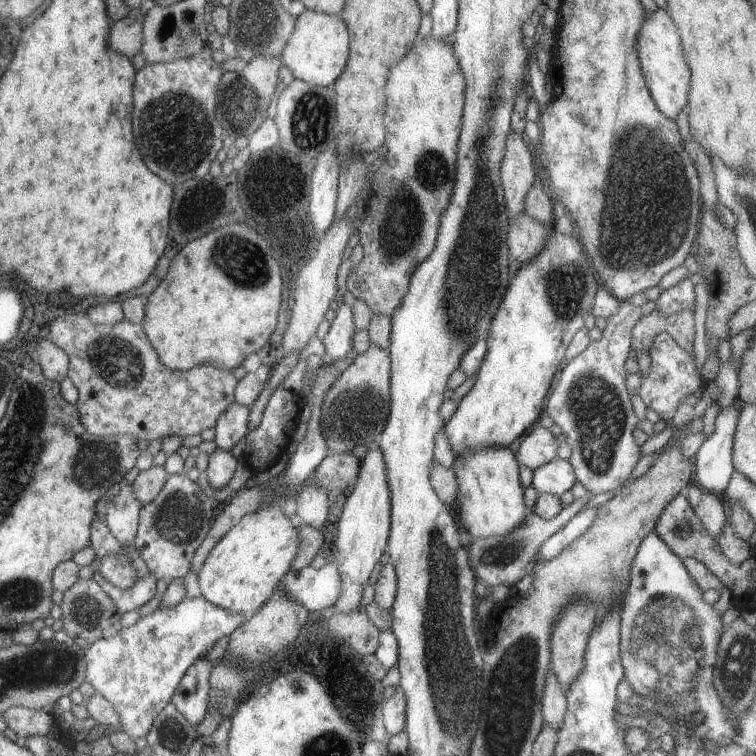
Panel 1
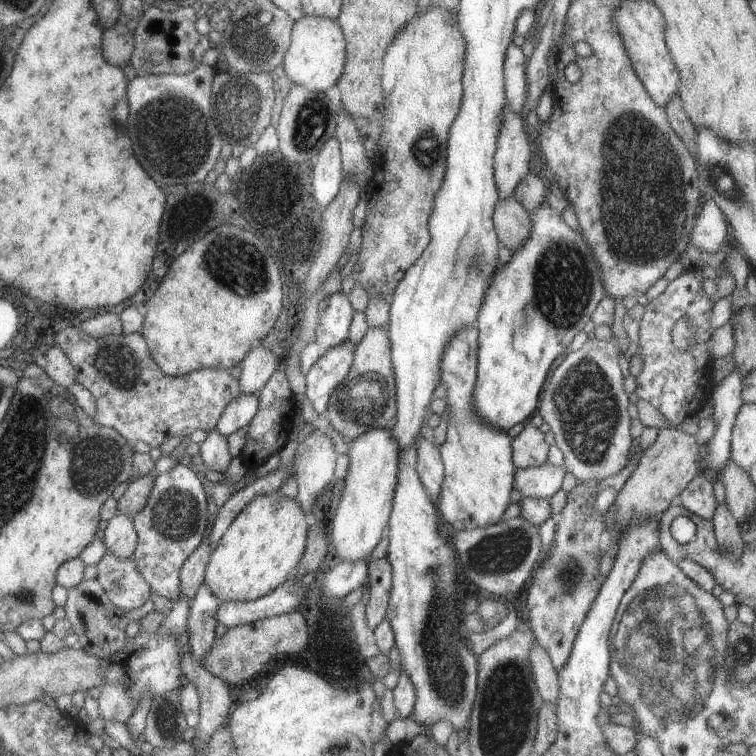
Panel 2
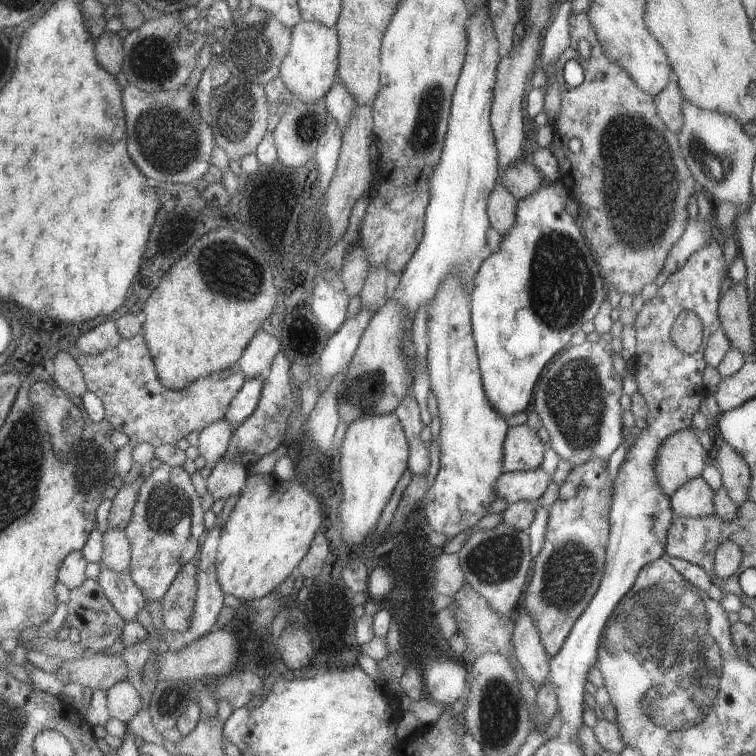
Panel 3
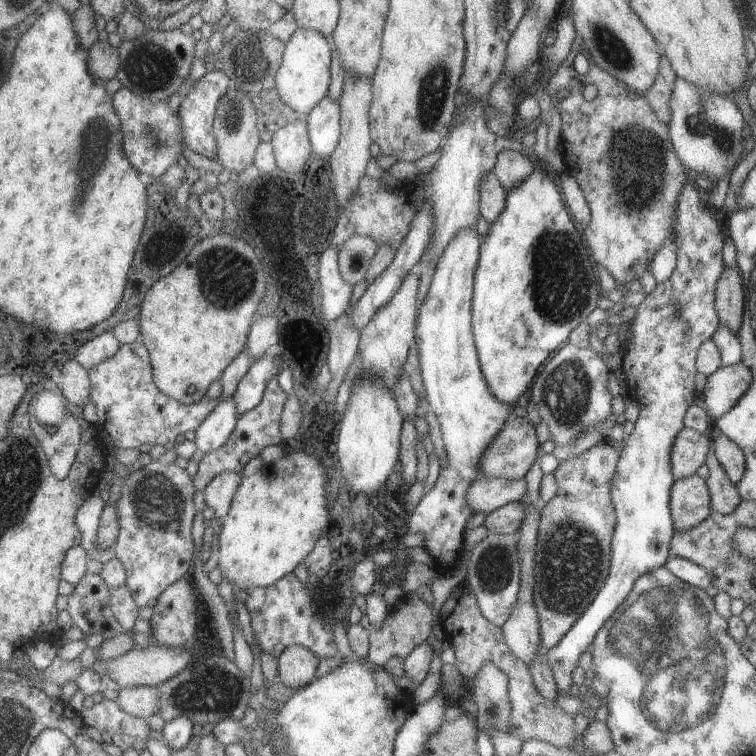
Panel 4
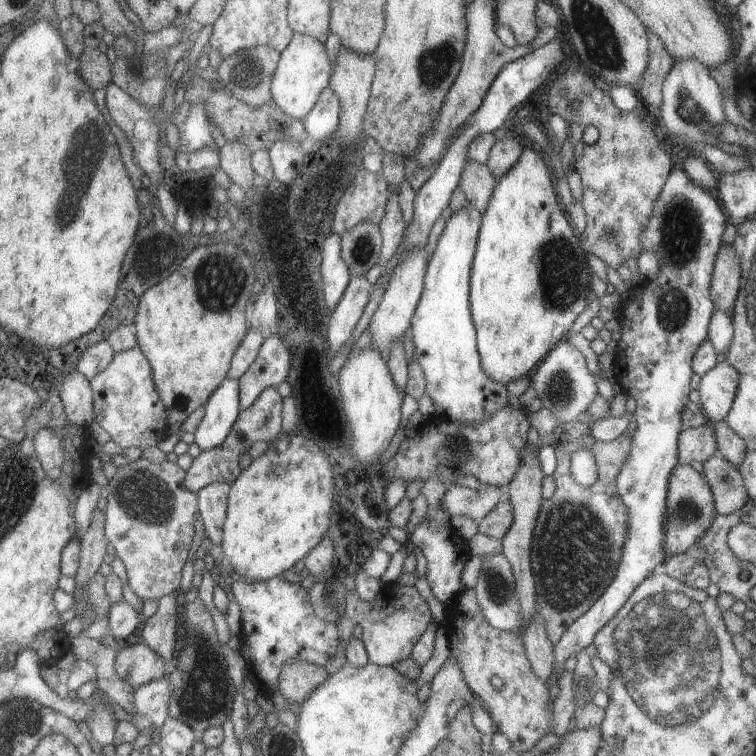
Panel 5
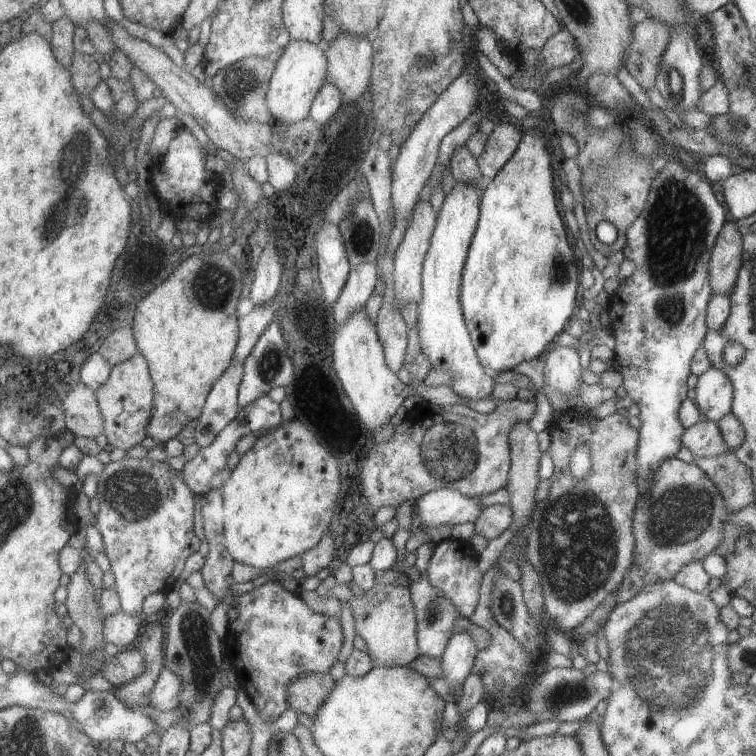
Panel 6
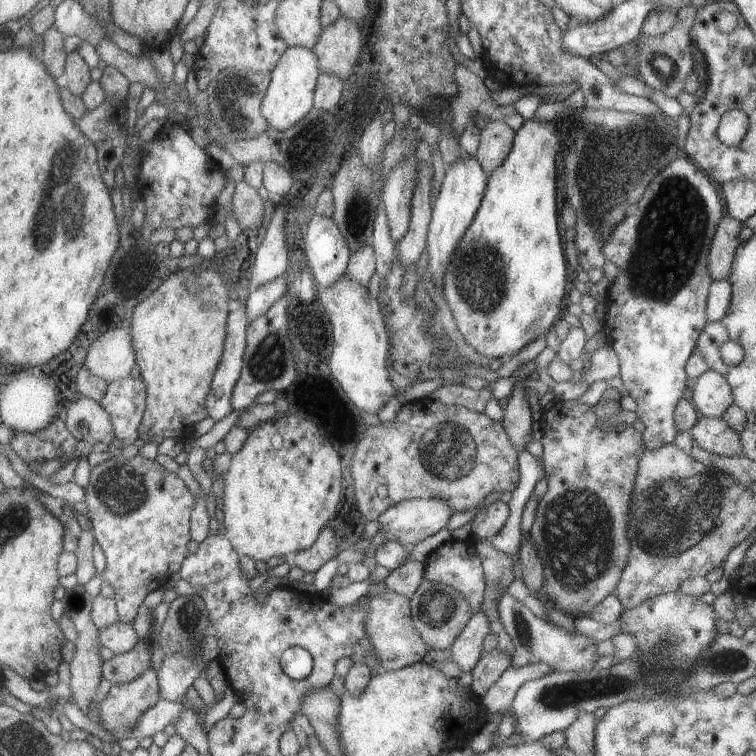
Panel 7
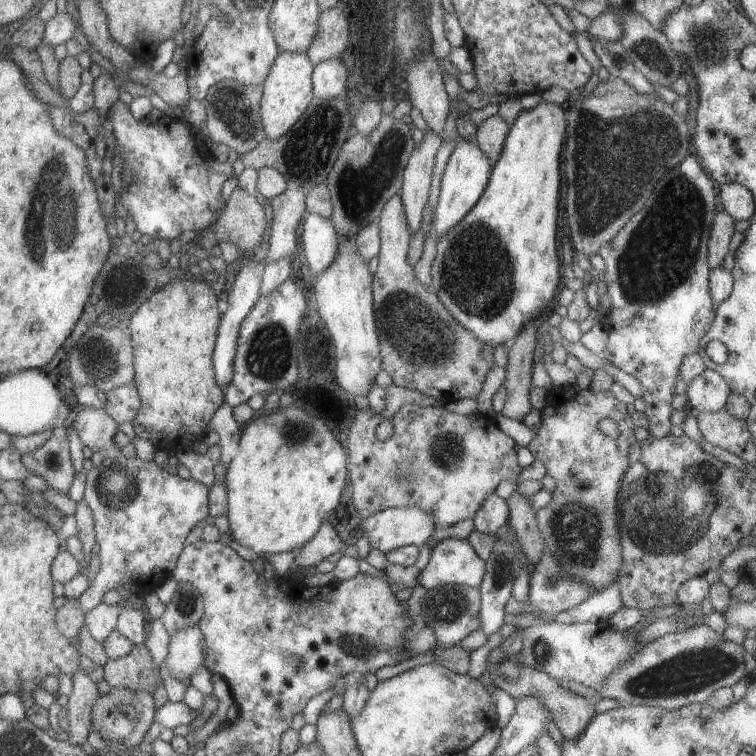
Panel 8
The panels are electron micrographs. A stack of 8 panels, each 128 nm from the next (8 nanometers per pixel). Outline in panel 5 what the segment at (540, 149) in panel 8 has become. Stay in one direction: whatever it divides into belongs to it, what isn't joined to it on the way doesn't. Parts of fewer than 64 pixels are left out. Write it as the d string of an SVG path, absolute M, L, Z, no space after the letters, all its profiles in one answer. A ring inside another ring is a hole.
M523 147L521 154L511 165L511 168L497 179L480 217L477 244L475 252L473 252L469 277L468 301L470 317L476 332L476 349L480 358L481 368L491 380L501 383L503 386L509 381L514 381L520 376L527 375L529 370L533 370L535 364L542 360L547 352L565 339L569 334L568 330L571 328L571 323L575 320L575 317L583 312L591 298L595 297L590 290L590 281L593 274L587 265L586 253L580 247L578 237L573 234L569 222L565 220L564 213L559 209L557 196L553 192L553 184L551 184L549 176L549 170L547 170L547 166L537 149Z

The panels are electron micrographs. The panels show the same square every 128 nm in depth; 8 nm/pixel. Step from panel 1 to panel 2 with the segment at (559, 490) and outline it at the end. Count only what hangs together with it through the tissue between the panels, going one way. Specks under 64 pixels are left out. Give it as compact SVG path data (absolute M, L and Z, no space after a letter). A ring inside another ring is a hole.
M547 462L538 467L515 469L512 488L521 497L547 499L560 488L565 470L564 466L556 467Z

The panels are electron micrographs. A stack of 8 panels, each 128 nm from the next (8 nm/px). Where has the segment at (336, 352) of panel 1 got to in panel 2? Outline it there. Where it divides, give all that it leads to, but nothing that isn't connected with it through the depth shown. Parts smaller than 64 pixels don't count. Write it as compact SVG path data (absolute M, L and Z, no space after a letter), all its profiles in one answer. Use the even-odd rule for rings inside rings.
M342 291L328 297L326 301L321 301L315 328L316 344L322 351L347 340L349 324L354 314L348 296Z

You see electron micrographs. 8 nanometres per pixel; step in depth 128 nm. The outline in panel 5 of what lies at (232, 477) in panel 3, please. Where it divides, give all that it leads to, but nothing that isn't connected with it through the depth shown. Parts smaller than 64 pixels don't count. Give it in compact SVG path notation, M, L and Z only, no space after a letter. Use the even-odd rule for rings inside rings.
M214 482L196 492L198 508L204 526L205 537L211 544L220 545L222 526L226 517L227 493L230 483Z

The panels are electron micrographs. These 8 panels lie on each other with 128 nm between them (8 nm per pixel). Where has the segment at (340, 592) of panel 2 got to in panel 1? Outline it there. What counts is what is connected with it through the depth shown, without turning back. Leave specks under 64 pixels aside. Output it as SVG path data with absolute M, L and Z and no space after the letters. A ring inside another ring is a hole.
M333 561L320 569L307 566L295 571L290 568L276 586L285 597L316 613L334 604L341 587L340 574ZM203 597L184 598L168 609L156 609L139 617L135 624L121 628L111 638L99 638L82 651L85 681L99 692L117 712L121 730L129 740L145 737L153 718L170 703L171 696L187 668L214 644L237 628L248 615L229 612Z

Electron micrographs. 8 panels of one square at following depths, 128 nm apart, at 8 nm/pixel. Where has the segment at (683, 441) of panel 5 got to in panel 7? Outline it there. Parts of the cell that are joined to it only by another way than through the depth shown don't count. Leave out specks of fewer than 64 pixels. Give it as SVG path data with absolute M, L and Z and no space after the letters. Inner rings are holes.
M699 416L690 429L692 442L707 452L724 457L738 457L742 454L740 433L733 430L721 417Z

